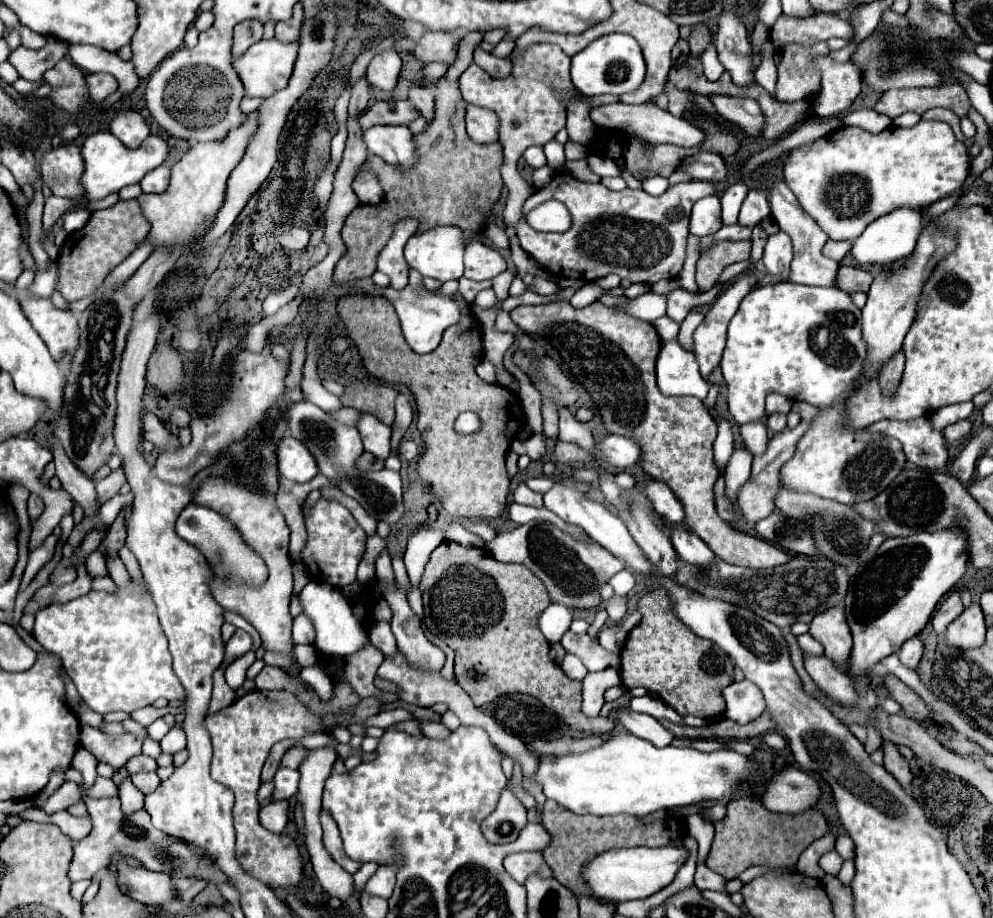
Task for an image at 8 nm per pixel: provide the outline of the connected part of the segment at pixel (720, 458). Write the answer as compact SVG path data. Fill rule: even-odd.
M722 417L722 421L718 423L718 437L714 441L714 461L716 461L716 467L724 467L730 459L734 451L734 437L732 437L732 423Z

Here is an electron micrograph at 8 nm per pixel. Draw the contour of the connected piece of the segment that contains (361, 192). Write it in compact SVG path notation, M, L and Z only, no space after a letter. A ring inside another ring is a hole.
M362 173L362 175L358 175L358 177L354 179L354 183L352 183L352 189L354 189L354 193L358 195L358 199L360 199L362 203L368 203L368 205L378 205L380 199L384 197L382 187L380 187L376 175L372 175L372 173Z

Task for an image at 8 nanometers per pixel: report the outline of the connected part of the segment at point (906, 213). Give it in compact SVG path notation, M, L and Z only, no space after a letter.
M900 207L900 211L890 211L888 215L882 215L874 223L870 223L866 231L854 241L852 255L858 263L882 263L882 265L904 259L912 255L916 247L916 239L920 237L922 229L924 229L922 211L912 207Z

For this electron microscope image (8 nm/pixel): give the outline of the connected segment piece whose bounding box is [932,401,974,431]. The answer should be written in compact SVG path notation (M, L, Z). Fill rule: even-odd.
M968 401L968 403L948 405L948 407L942 407L942 409L938 409L938 411L934 413L932 423L934 423L934 427L936 427L938 431L942 431L942 429L946 429L948 425L966 419L973 410L974 403L970 403L970 401Z

